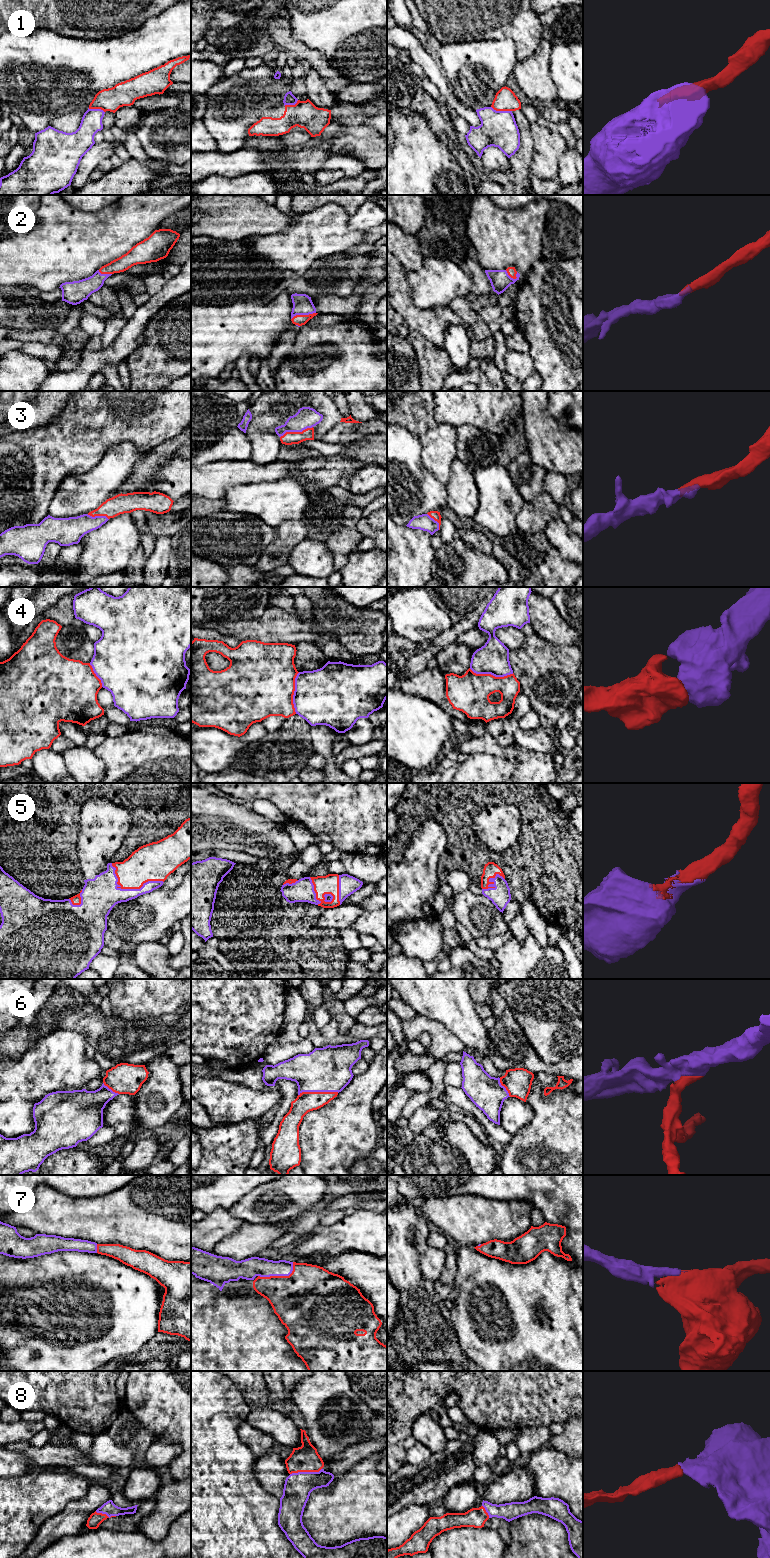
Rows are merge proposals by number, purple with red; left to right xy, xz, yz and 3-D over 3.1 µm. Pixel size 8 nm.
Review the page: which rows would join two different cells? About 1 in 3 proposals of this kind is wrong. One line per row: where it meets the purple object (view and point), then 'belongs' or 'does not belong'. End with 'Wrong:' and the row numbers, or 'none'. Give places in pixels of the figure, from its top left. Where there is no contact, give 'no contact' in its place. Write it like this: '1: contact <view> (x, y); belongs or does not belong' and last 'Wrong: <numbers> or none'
1: contact yz (501, 111); does not belong
2: contact xz (303, 314); belongs
3: contact xz (296, 431); belongs
4: contact yz (491, 674); does not belong
5: contact xy (130, 889); belongs
6: contact xz (318, 1091); belongs
7: contact xz (279, 1275); belongs
8: contact xz (305, 1472); belongs
Wrong: 1, 4

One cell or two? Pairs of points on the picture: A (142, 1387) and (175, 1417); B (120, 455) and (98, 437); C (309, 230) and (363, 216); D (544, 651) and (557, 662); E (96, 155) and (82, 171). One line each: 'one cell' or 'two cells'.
A: one cell
B: two cells
C: two cells
D: one cell
E: one cell

